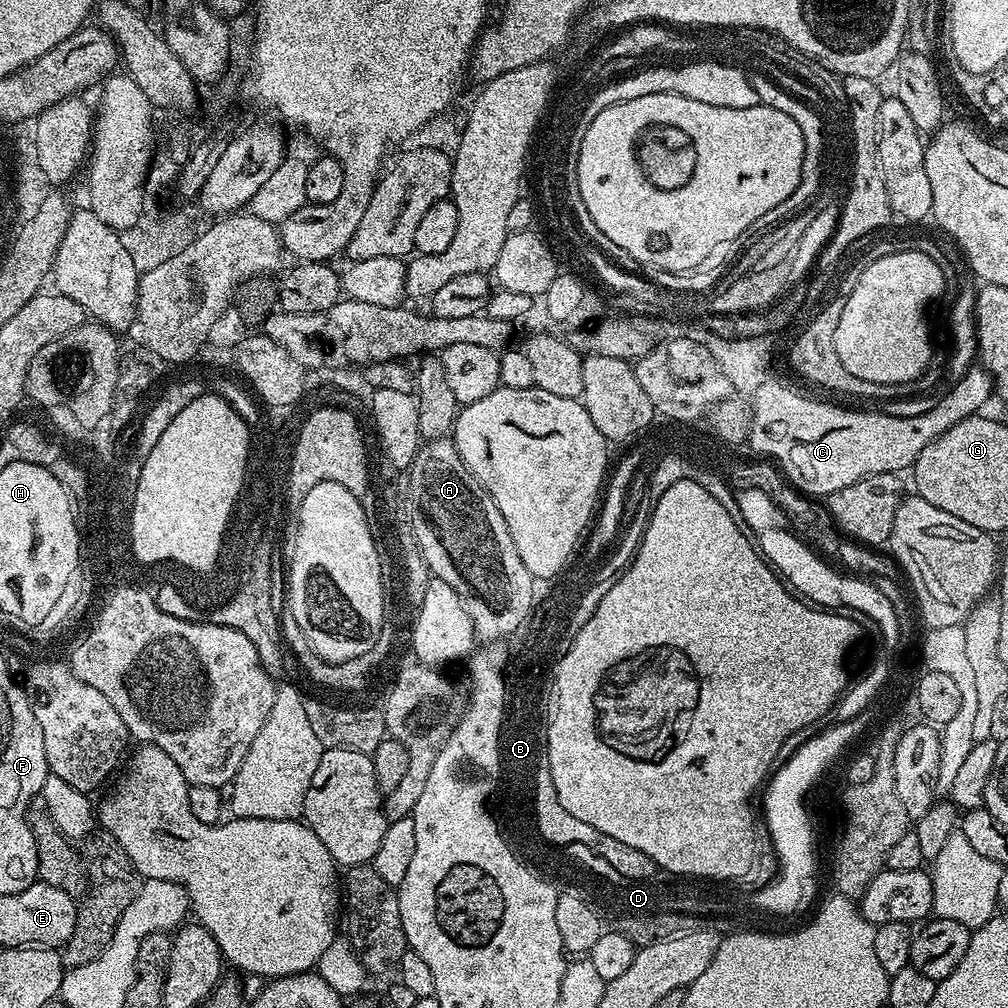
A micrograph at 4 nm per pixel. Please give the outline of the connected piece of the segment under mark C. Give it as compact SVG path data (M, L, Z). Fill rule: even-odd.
M973 366L956 384L951 385L948 393L933 408L920 412L917 416L887 416L884 412L855 412L852 408L839 408L836 404L827 404L824 400L811 400L784 384L761 383L756 397L751 397L752 428L749 430L747 443L764 458L771 458L778 465L787 481L809 497L827 498L834 490L842 490L842 486L851 486L864 476L882 474L883 472L903 473L916 463L918 454L938 438L950 426L962 422L966 418L977 415L988 399L993 399L994 385L991 376L983 367Z

